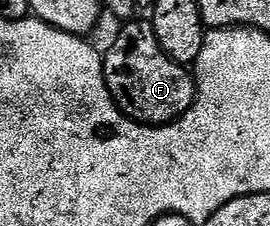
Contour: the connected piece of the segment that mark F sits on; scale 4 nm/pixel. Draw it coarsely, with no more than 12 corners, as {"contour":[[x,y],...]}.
{"contour":[[152,22],[104,52],[107,89],[151,127],[191,109],[197,84]]}

